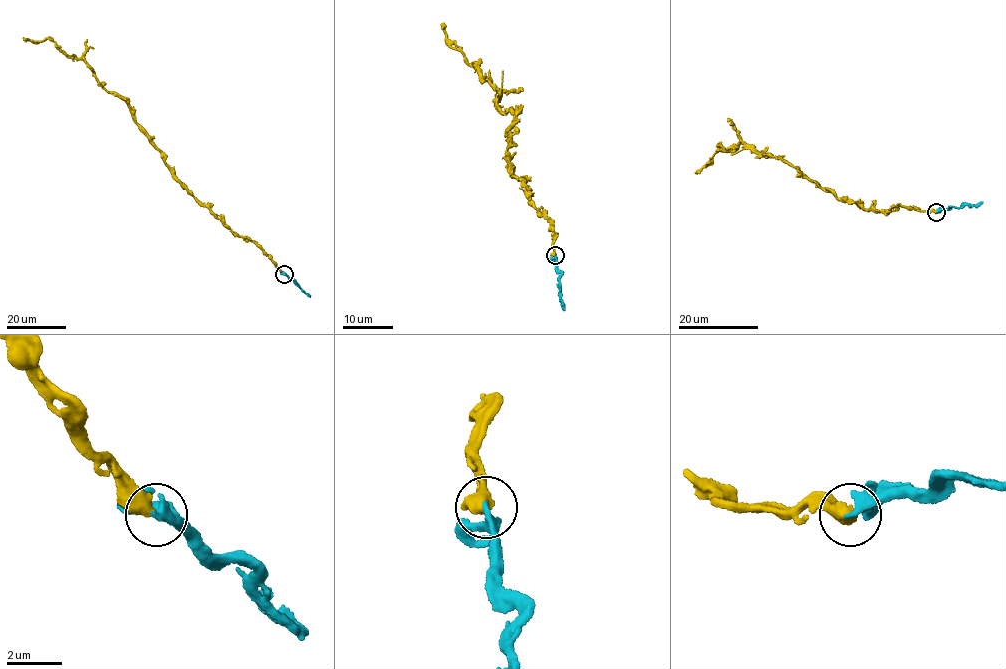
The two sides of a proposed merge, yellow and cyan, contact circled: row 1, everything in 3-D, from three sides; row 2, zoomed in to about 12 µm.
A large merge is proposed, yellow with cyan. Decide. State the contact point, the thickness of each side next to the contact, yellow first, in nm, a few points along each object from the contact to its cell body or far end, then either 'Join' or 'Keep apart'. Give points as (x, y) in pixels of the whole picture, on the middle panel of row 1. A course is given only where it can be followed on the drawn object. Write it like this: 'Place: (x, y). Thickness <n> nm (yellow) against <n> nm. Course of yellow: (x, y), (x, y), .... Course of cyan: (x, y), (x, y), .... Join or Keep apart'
Place: (555, 255). Thickness 550 nm (yellow) against 280 nm. Course of yellow: (554, 255), (552, 225), (530, 202), (506, 154), (516, 115), (501, 110), (502, 93), (440, 24). Course of cyan: (554, 255), (564, 310). Join

